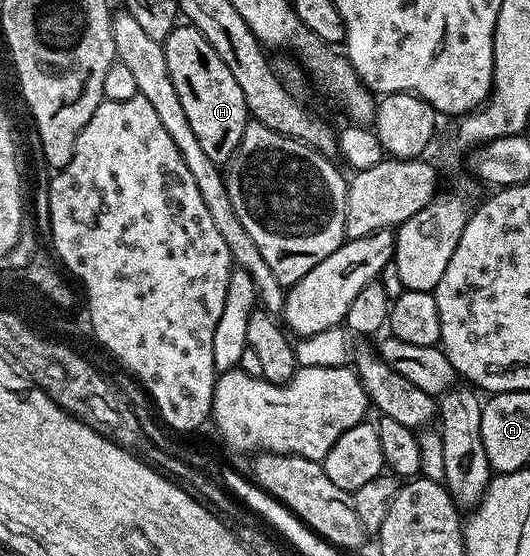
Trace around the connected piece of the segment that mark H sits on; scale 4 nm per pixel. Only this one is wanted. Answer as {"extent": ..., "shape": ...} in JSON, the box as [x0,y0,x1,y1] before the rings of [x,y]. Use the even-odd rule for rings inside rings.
{"extent":[162,23,249,166],"shape":[[[190,23],[176,24],[175,30],[162,42],[162,47],[165,63],[169,63],[169,79],[173,79],[177,99],[181,99],[181,108],[189,118],[189,127],[193,127],[197,134],[205,155],[209,155],[215,165],[226,166],[237,151],[241,135],[245,135],[249,123],[245,95],[241,95],[237,79],[233,79],[221,55],[209,47],[209,39],[205,39],[205,35]]]}

